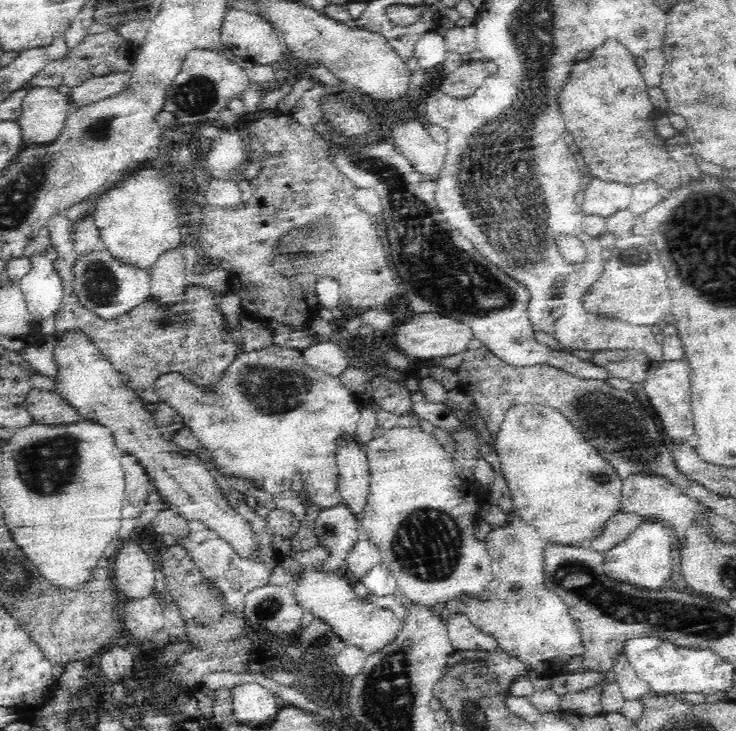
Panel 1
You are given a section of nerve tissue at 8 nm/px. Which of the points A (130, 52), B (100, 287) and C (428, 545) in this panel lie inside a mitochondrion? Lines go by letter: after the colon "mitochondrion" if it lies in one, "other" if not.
A: other
B: mitochondrion
C: mitochondrion

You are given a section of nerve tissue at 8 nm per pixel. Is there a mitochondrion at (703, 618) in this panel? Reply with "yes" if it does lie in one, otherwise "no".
yes

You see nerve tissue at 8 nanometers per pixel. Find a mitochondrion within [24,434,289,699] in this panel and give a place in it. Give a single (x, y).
(269, 608)

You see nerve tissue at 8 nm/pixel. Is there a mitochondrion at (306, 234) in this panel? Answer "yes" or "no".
yes

